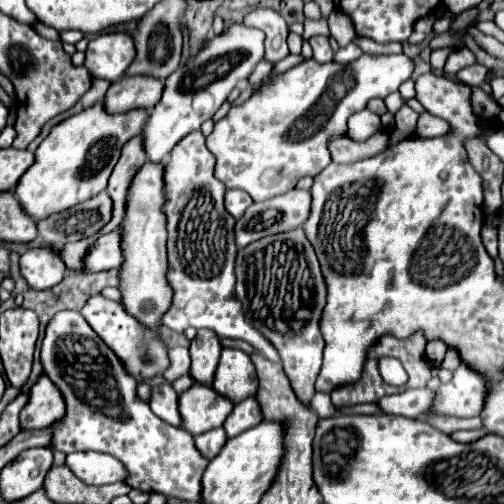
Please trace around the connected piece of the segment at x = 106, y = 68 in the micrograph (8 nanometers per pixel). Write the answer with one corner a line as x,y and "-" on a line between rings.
125,32
101,34
87,46
85,66
93,78
107,78
115,82
123,76
135,58
133,36

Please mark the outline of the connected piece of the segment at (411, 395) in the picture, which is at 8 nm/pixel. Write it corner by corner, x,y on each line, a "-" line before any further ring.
423,388
423,390
405,390
401,394
385,396
377,404
383,414
419,418
419,416
425,416
427,408
433,406
433,400
435,400
435,392
429,388

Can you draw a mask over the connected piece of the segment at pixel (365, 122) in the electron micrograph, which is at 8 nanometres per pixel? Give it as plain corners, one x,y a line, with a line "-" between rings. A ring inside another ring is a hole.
361,110
351,115
347,126
348,136
356,141
366,140
382,128
380,117
371,110

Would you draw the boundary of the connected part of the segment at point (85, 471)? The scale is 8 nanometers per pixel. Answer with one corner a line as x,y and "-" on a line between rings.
99,452
69,454
65,466
69,466
69,470
89,486
115,484
115,482
121,482
123,476
127,476
119,460

